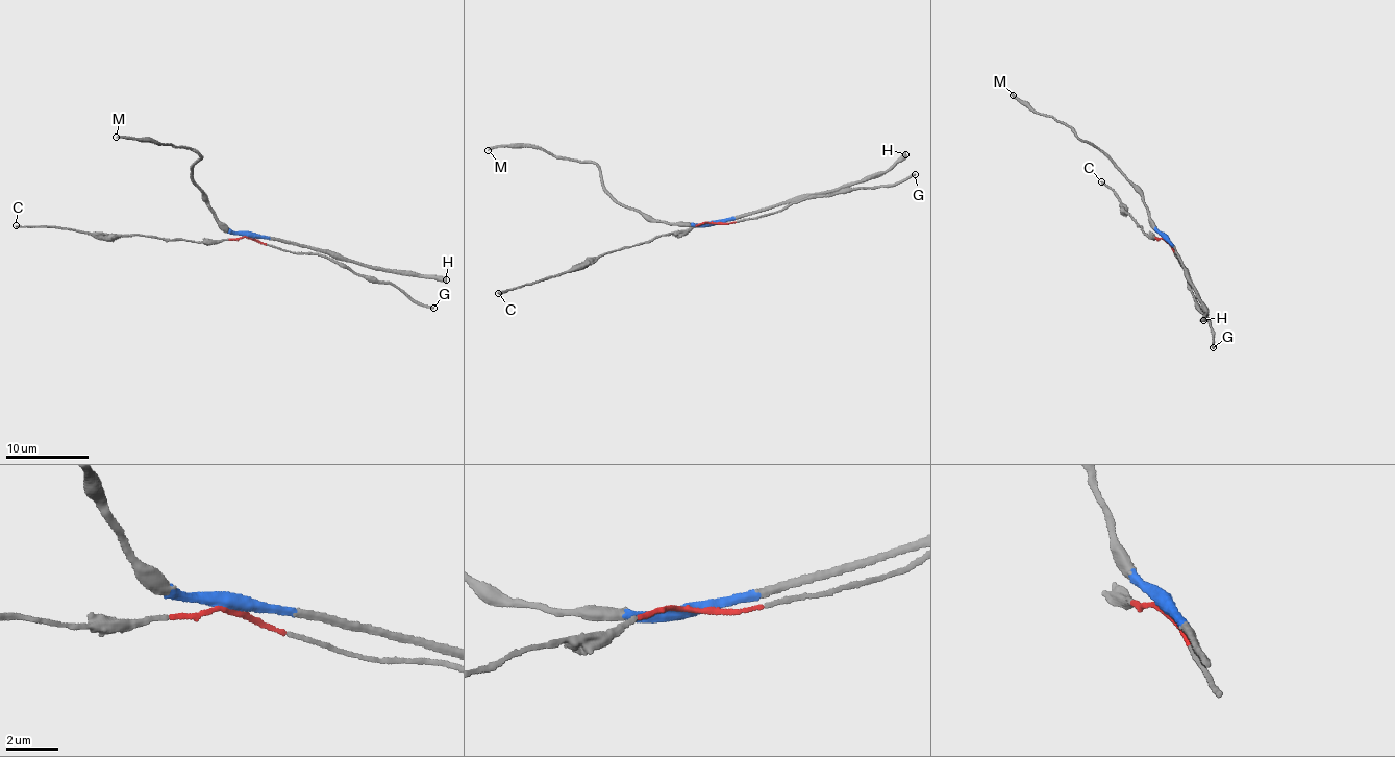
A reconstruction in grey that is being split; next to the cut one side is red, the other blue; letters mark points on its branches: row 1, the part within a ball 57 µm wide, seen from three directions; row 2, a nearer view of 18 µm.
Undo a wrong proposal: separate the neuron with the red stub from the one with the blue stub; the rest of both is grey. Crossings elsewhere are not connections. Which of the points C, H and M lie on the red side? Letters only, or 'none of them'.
C

